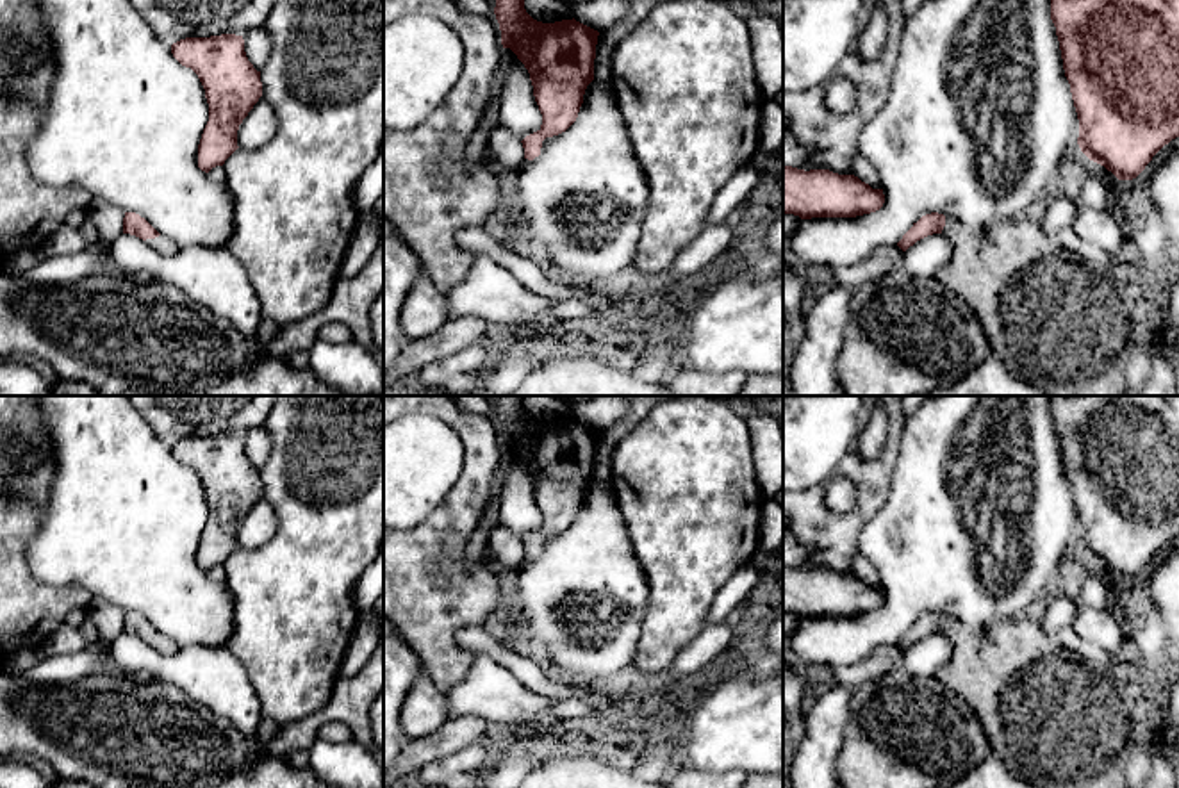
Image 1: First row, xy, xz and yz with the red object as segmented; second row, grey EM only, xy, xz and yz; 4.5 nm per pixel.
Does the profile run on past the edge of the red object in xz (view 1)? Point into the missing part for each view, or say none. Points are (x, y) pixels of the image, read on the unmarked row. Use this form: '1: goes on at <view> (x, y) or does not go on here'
1: does not go on here

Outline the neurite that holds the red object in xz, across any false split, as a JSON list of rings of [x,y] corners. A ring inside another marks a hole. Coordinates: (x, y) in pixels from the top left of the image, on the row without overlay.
[[[496,396],[503,447],[510,447],[530,472],[542,513],[537,531],[521,542],[524,558],[540,554],[546,537],[565,531],[578,517],[587,485],[594,480],[599,431],[573,419],[542,423],[524,408],[524,396]]]

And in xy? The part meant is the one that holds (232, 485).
[[[221,433],[210,437],[186,437],[171,444],[173,456],[191,467],[203,488],[209,503],[209,521],[198,544],[198,567],[209,572],[239,547],[237,529],[248,512],[262,496],[260,471],[253,467],[244,451],[243,435]]]

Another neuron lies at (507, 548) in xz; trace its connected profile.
[[[499,524],[491,531],[487,544],[489,544],[489,549],[494,553],[496,560],[508,572],[519,567],[524,560],[523,542]]]

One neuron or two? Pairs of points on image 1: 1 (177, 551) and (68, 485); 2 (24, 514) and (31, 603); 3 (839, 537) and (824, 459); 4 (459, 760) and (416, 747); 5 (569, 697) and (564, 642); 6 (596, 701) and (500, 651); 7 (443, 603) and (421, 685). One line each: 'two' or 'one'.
1: one
2: one
3: two
4: two
5: two
6: one
7: two

